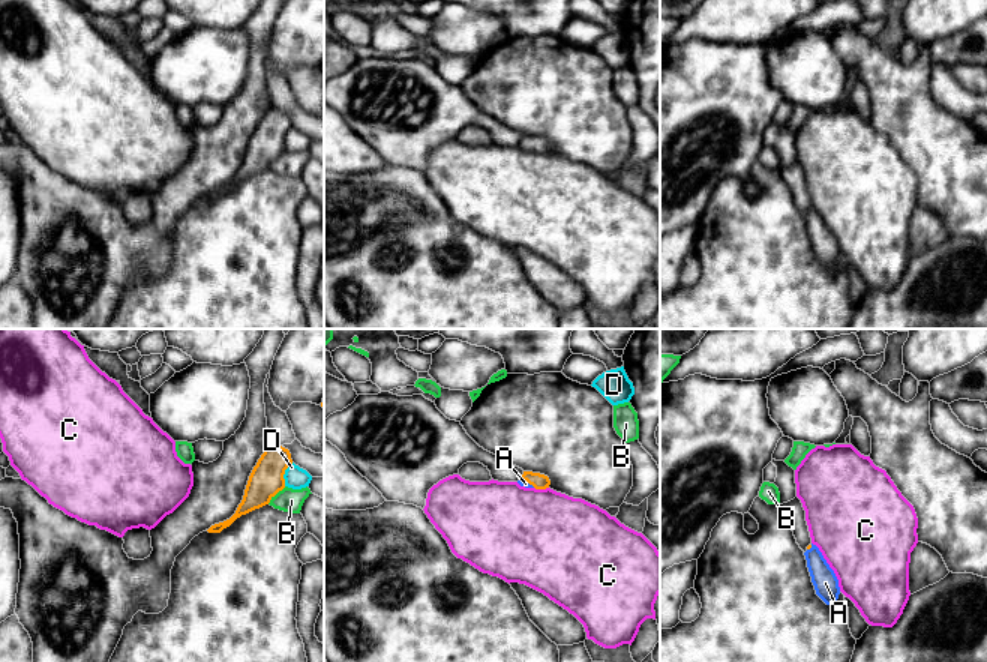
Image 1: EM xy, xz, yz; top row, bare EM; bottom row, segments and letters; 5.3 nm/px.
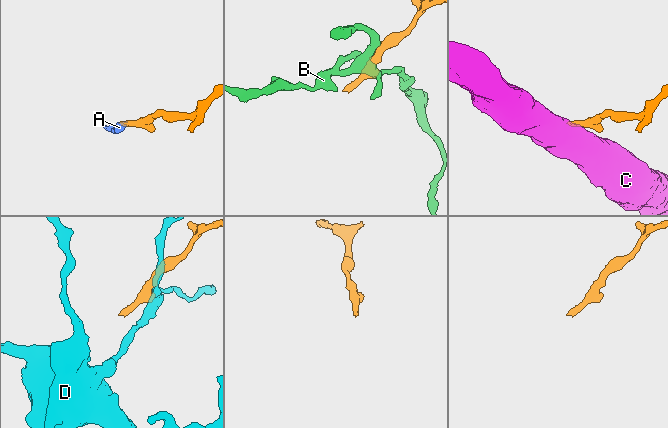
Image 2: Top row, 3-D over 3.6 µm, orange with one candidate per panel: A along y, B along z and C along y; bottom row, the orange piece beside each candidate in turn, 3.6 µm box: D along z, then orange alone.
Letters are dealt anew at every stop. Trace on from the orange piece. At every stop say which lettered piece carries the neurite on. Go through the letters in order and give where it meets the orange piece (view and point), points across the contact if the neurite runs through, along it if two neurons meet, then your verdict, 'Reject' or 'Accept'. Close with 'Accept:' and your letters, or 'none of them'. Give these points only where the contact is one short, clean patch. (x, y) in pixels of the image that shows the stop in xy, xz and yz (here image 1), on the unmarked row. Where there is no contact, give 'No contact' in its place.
A: Touches orange at xz (527, 144). Path across: xz (539, 144), (527, 144), (525, 147). Accept
B: Touches orange at xy (276, 156). Reject
C: Touches orange at xz (542, 152). Boundary: xz (534, 150), (548, 152). Reject
D: Touches orange at xy (284, 137). Boundary: xy (293, 126), (285, 134), (284, 149). Reject
Accept: A

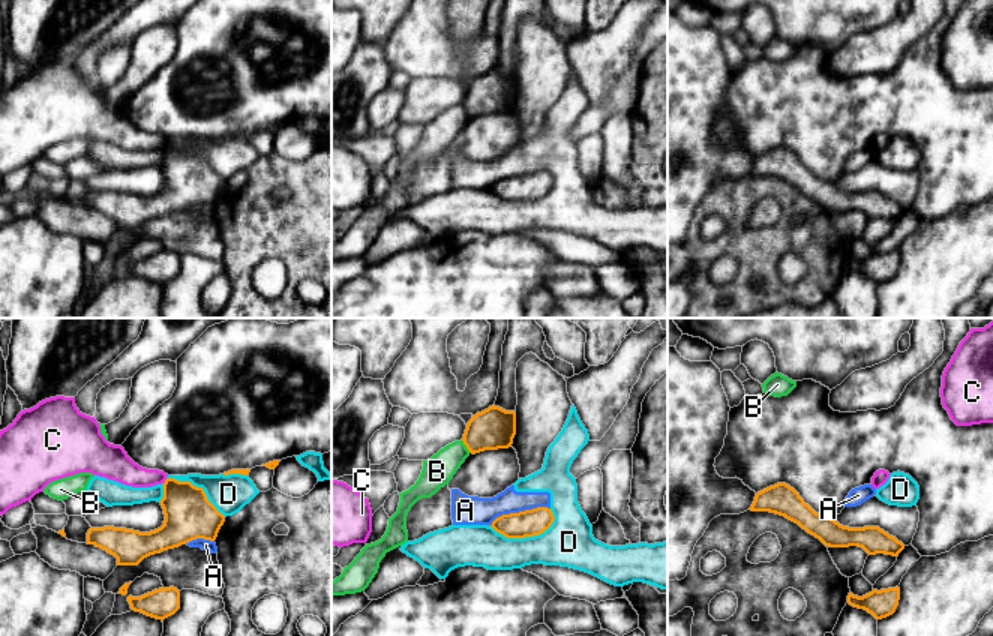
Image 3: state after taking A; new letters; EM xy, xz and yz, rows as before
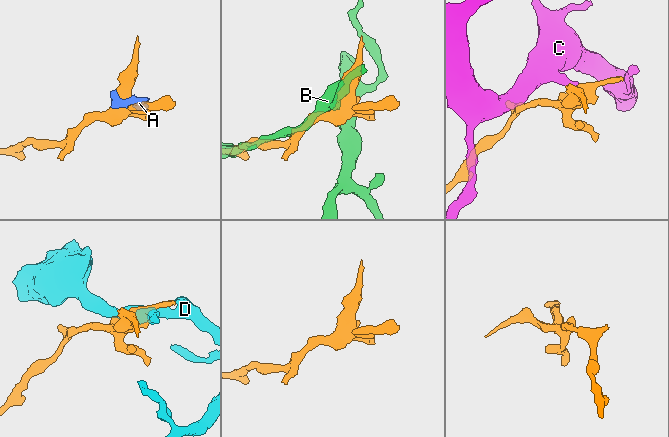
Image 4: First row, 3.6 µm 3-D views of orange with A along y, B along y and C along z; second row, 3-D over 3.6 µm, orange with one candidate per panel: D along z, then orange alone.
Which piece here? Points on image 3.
A: Touches orange at xz (519, 176). Boundary: xz (549, 171), (503, 177), (491, 189). Reject
B: Touches orange at xz (465, 108). Reject
C: Touches orange at xy (165, 146). Boundary: xy (167, 143), (164, 147). Reject
D: Touches orange at xz (525, 200). Reject
Accept: none of them

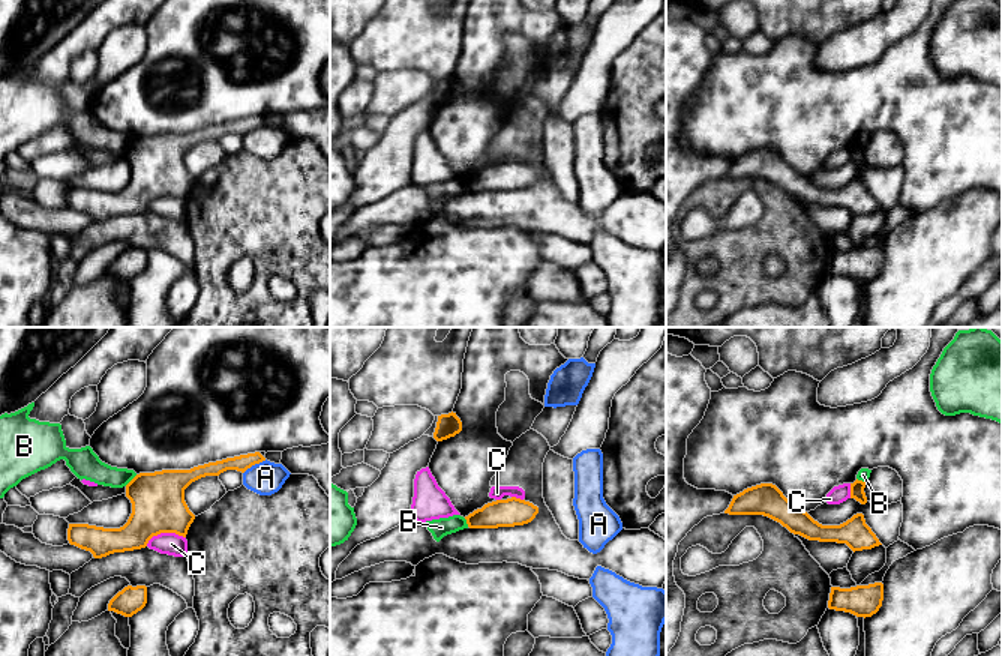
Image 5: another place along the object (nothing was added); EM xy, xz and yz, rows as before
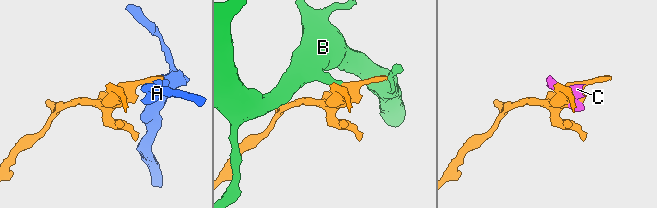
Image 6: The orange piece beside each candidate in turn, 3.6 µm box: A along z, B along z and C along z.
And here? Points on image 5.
A: Touches orange at xy (254, 128). Boundary: xy (266, 123), (252, 128), (243, 137). Reject
B: Touches orange at xy (132, 143). Boundary: xy (137, 138), (125, 149). Reject
C: Touches orange at xy (164, 195). Boundary: xy (185, 200), (158, 197), (146, 209). Reject
Accept: none of them

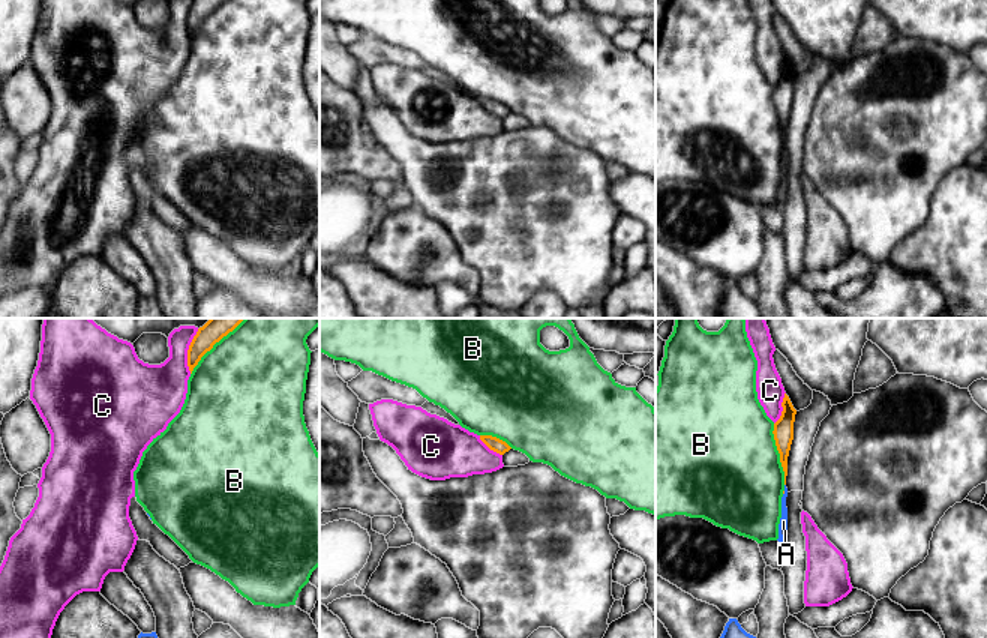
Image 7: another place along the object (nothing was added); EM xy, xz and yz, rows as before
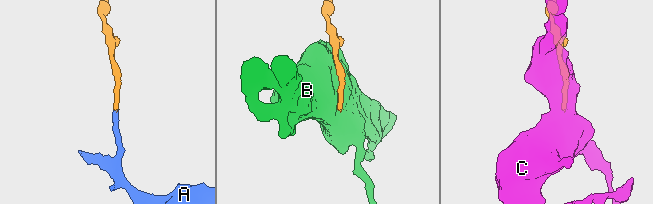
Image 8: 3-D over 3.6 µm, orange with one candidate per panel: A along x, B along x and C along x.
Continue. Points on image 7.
A: No contact. Accept
B: Touches orange at yz (779, 116). Reject
C: Touches orange at xy (188, 18). Reject
Accept: A

